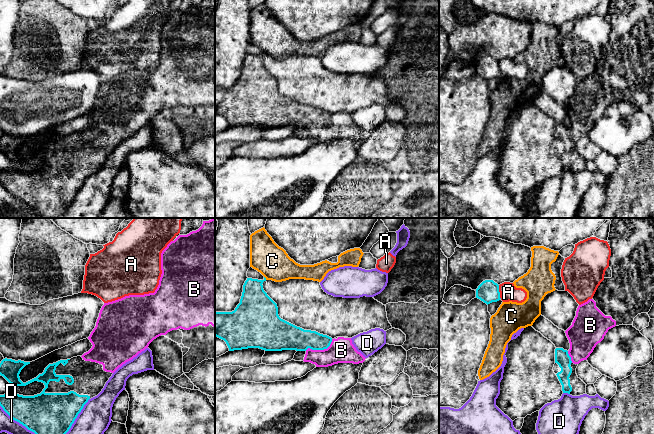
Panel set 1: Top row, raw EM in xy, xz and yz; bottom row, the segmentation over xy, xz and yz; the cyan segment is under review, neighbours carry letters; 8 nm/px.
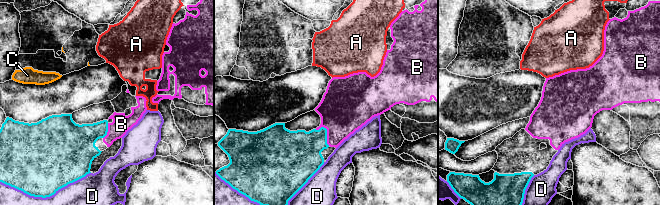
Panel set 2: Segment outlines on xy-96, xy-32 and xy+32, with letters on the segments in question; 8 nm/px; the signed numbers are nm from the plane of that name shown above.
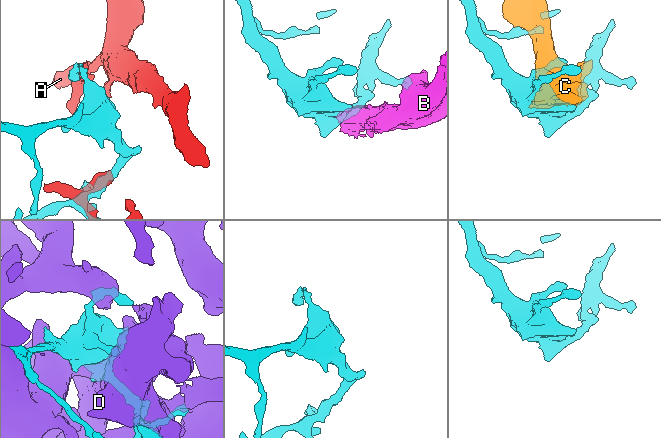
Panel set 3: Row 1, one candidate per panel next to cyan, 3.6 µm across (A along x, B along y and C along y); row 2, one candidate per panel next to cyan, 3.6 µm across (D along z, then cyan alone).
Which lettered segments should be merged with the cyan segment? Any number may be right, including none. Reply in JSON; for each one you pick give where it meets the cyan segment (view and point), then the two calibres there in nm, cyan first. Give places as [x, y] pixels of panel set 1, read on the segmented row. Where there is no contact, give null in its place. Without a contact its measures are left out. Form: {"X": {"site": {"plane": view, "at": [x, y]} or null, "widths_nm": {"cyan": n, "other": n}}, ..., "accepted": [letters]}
{"B": {"site": {"plane": "xz", "at": [320, 349]}, "widths_nm": {"cyan": 190, "other": 200}}, "accepted": ["B"]}

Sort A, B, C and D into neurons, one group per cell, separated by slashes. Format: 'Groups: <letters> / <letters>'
Groups: A / B / C / D

